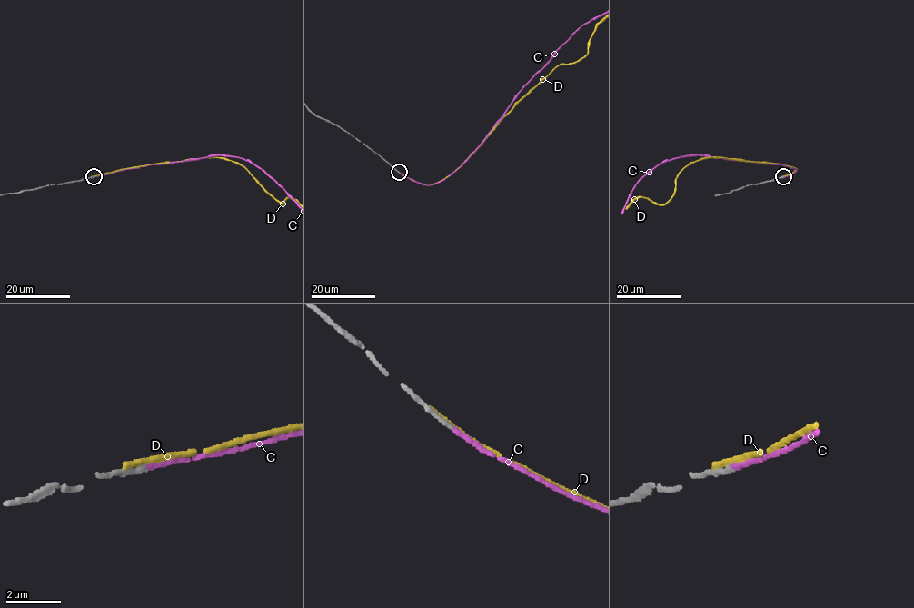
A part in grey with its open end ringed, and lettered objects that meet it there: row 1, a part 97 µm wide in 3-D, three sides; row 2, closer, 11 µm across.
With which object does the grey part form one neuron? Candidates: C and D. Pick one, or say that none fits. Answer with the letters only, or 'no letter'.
C

